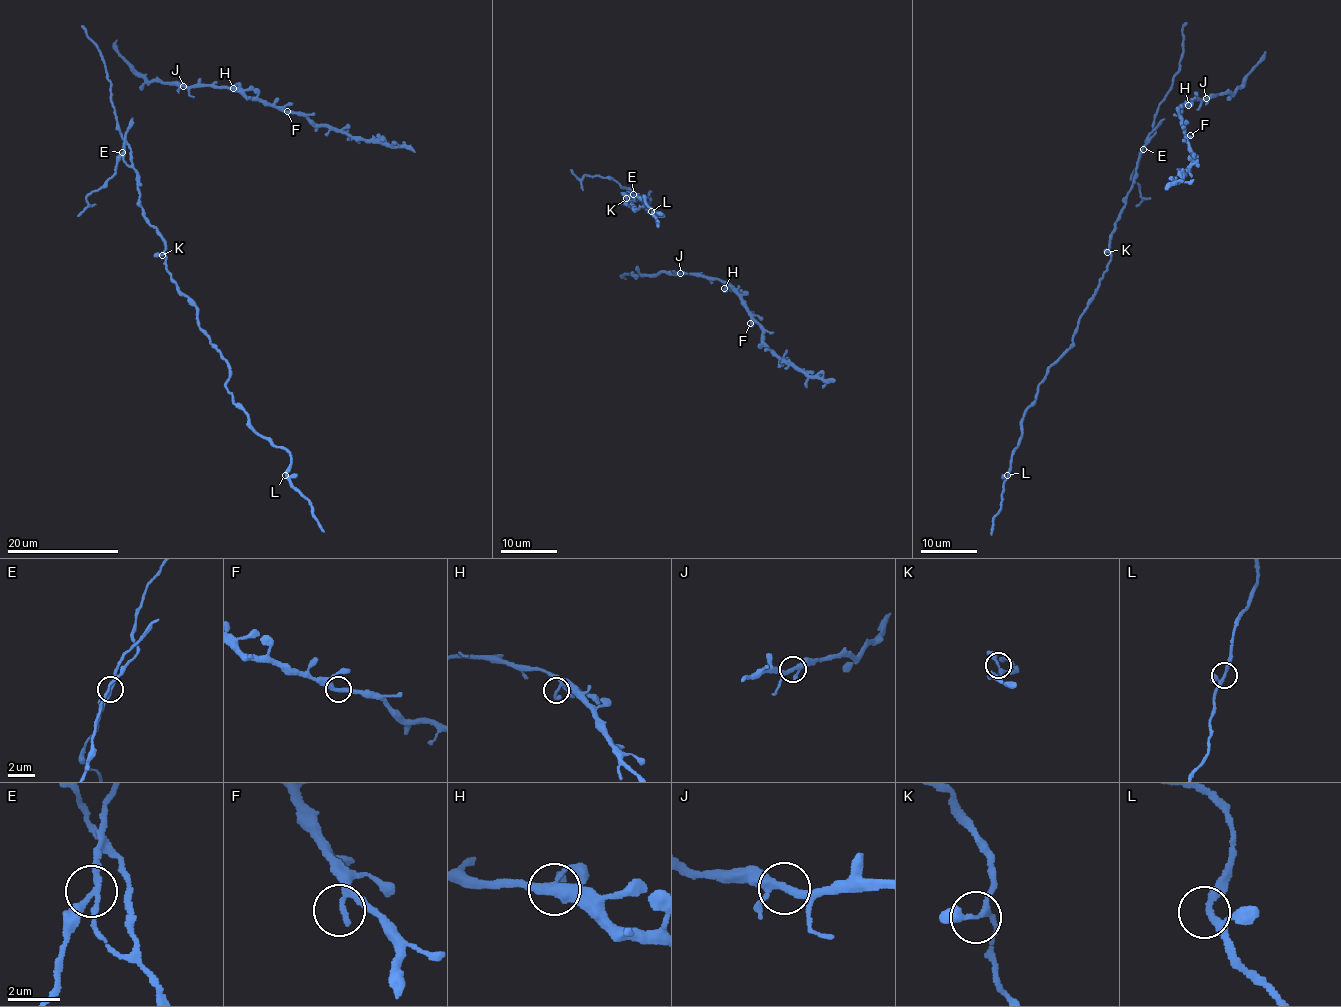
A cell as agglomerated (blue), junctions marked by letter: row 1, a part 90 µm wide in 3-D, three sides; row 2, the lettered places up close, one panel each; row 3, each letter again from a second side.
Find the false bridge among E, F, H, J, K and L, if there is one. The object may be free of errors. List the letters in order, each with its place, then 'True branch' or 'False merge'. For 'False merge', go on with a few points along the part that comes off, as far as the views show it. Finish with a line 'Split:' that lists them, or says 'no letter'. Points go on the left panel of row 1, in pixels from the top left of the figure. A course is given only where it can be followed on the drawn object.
E: Place: (122, 152). False merge. Course of the part to remove: (122, 152), (113, 176), (86, 197), (87, 206), (77, 215)
F: Place: (287, 111). True branch
H: Place: (233, 88). True branch
J: Place: (183, 86). True branch
K: Place: (162, 255). True branch
L: Place: (285, 475). True branch
Split: E

